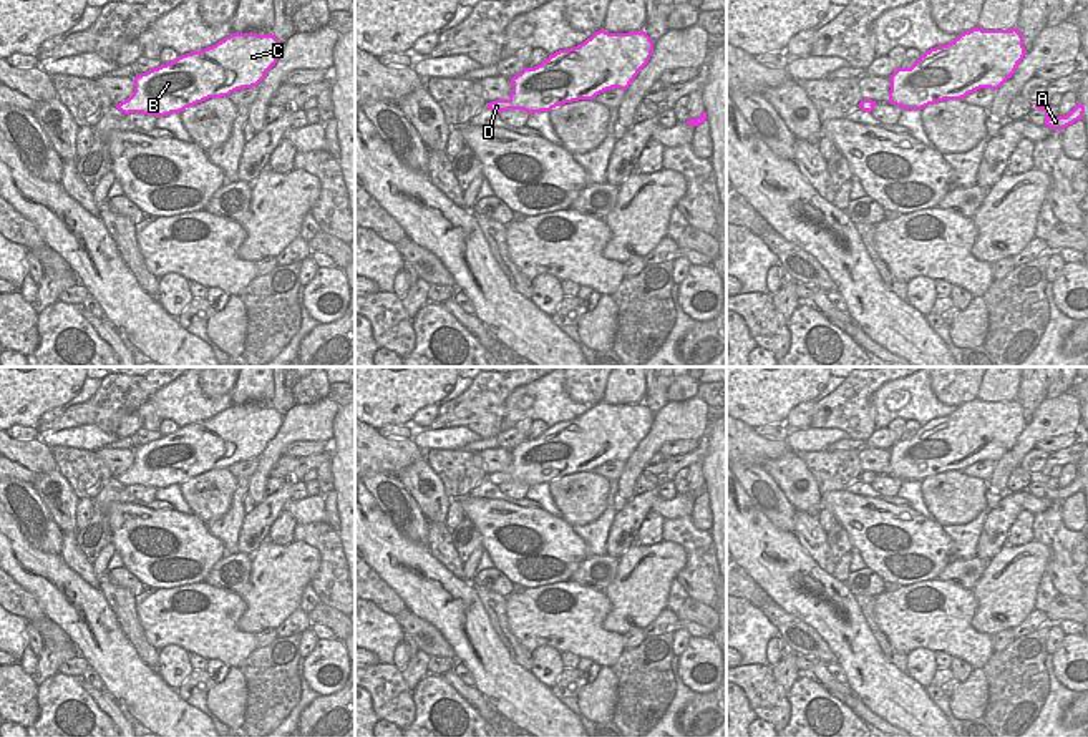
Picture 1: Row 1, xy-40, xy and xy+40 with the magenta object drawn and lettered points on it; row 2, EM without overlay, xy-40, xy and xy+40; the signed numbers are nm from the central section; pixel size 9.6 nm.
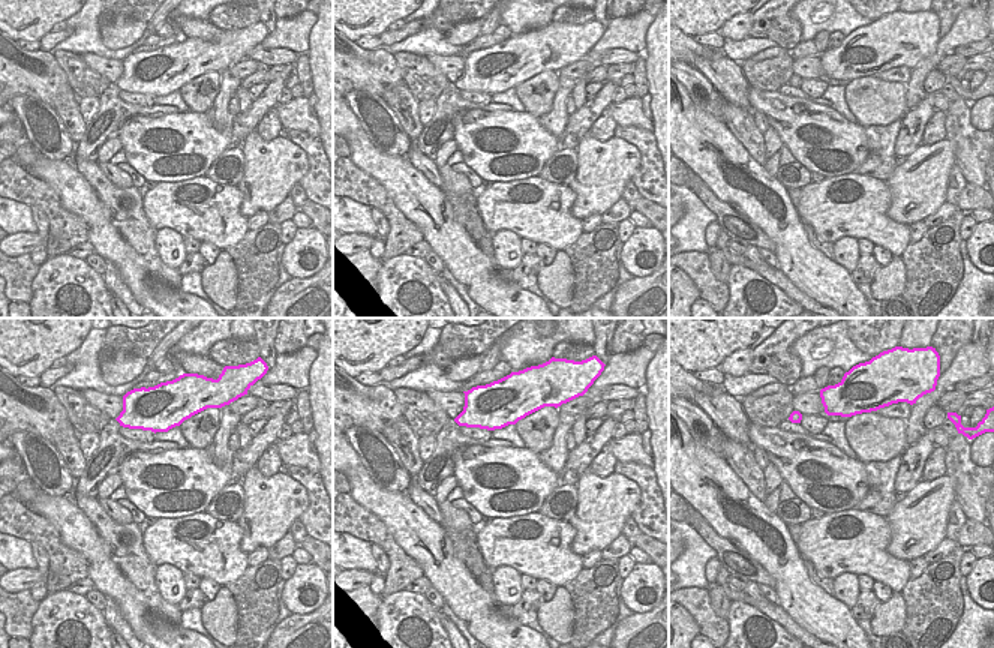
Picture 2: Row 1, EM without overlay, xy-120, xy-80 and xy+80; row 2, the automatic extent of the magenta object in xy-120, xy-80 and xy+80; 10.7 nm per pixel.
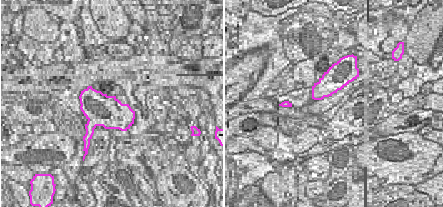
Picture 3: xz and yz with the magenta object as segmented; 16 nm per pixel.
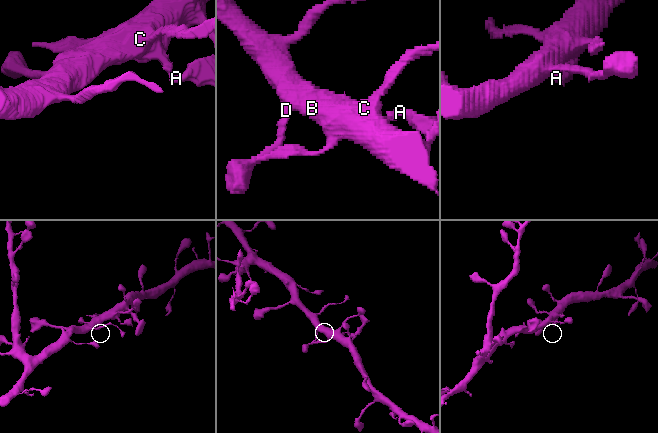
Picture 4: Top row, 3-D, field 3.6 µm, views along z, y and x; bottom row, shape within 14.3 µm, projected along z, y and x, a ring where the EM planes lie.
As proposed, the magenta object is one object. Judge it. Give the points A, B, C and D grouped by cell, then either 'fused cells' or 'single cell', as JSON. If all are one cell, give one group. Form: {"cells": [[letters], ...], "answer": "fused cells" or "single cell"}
{"cells": [["A", "B", "C", "D"]], "answer": "single cell"}

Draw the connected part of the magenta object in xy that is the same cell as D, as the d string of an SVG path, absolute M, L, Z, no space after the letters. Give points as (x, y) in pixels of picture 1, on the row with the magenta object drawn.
M602 28L584 43L559 50L534 68L524 68L511 78L509 98L491 101L488 108L494 113L522 110L532 115L594 100L612 88L627 90L652 51L653 41L644 30L609 33Z

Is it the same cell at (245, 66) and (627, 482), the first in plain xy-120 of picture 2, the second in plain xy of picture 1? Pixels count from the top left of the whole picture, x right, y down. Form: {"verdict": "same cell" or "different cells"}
{"verdict": "different cells"}

